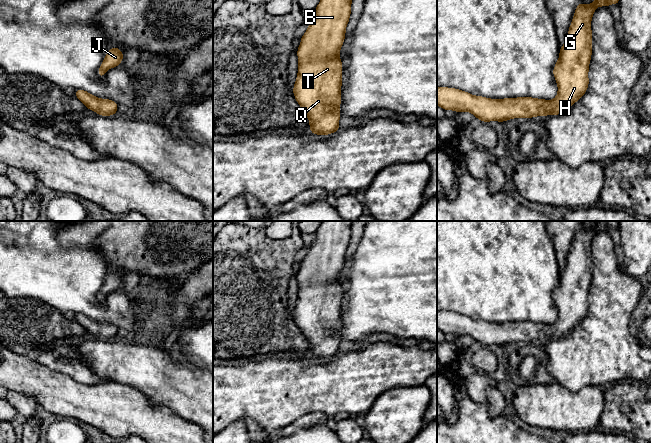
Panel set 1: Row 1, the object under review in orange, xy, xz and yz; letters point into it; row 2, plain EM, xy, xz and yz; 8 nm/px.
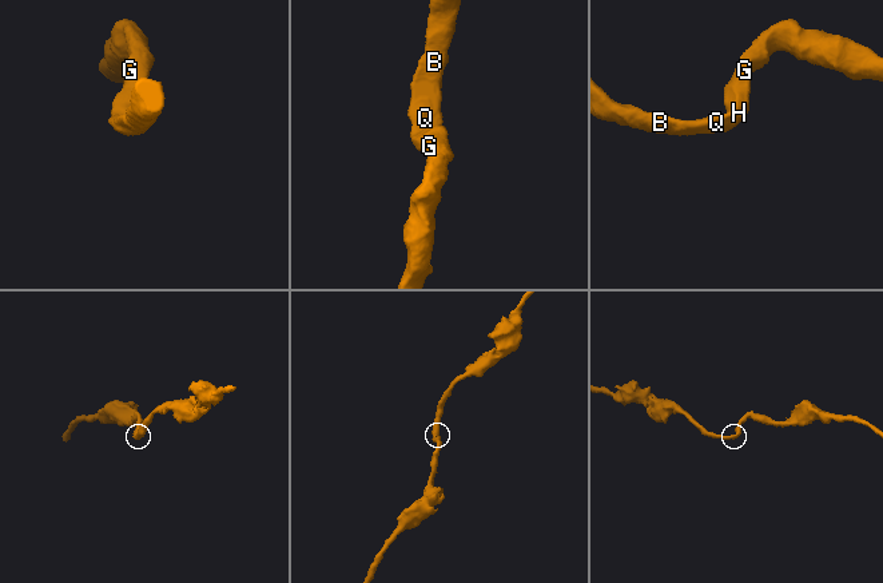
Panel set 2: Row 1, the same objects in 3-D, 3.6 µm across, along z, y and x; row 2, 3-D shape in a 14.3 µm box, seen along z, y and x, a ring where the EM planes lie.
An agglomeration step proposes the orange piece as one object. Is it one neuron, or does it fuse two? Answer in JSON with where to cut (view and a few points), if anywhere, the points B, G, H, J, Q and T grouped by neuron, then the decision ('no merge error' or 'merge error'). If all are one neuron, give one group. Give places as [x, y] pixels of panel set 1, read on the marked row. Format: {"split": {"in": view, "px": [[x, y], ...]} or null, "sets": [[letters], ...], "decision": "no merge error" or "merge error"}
{"split": null, "sets": [["B", "G", "H", "J", "Q", "T"]], "decision": "no merge error"}

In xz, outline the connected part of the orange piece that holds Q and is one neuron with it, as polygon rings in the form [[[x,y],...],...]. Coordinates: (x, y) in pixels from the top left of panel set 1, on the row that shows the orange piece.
[[[321,0],[297,50],[299,65],[293,93],[309,119],[310,132],[316,135],[340,129],[343,64],[339,52],[351,3],[352,0]]]

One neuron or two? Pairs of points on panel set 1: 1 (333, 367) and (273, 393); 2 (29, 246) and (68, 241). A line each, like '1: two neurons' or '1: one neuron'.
1: one neuron
2: two neurons

